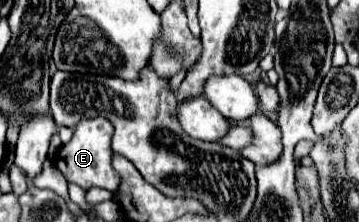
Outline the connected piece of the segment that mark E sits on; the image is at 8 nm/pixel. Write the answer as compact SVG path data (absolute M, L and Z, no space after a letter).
M96 117L96 119L86 119L82 123L76 125L72 139L60 147L58 151L58 159L56 159L56 167L64 173L64 177L70 183L80 185L84 191L92 189L92 187L102 187L108 191L116 191L120 185L120 177L118 173L114 173L110 159L112 159L112 149L110 149L110 137L112 137L114 127L110 125L110 121Z

